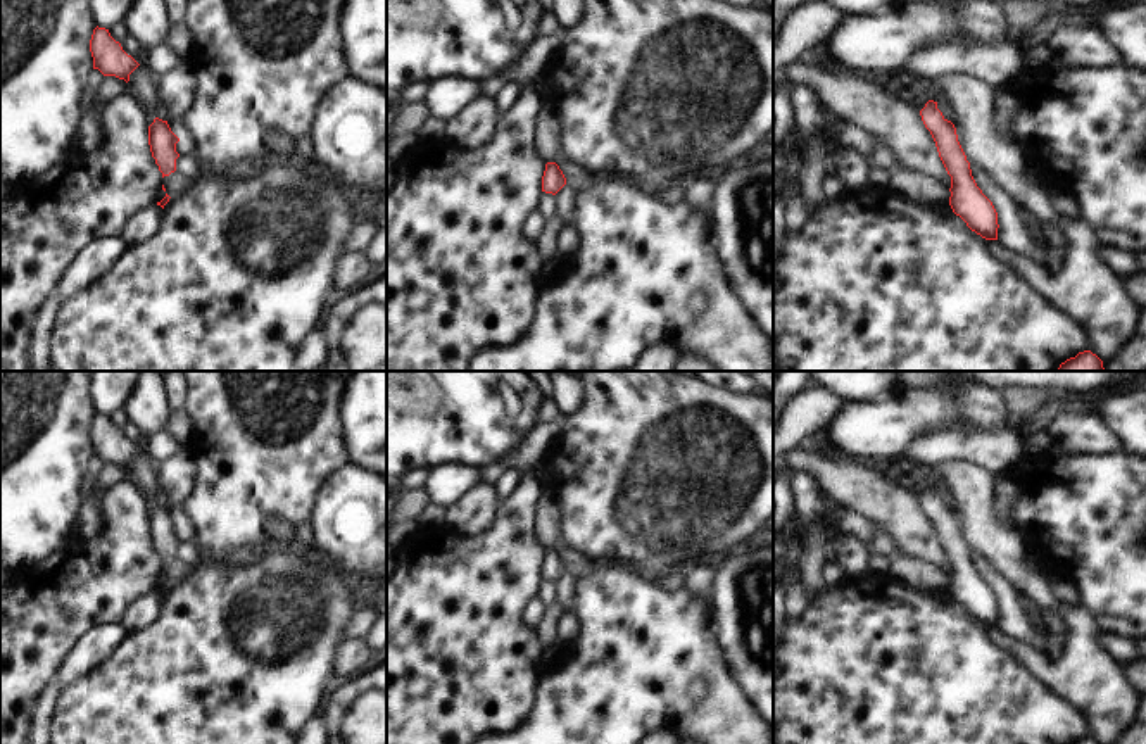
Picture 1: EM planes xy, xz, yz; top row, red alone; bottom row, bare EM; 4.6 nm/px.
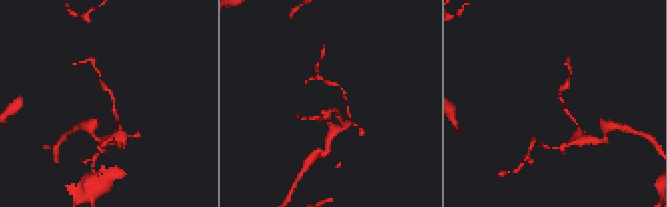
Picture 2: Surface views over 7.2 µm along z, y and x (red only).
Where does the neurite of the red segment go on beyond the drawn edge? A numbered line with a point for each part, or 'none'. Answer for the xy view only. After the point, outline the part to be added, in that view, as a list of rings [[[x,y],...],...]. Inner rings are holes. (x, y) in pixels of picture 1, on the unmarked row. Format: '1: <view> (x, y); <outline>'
none

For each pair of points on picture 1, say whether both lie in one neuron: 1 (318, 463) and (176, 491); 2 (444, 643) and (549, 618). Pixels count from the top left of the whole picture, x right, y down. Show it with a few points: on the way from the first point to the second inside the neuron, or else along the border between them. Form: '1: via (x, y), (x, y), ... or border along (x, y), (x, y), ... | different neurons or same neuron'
1: border along (187, 447), (195, 484), (182, 508), (183, 527) | different neurons
2: border along (535, 629), (546, 646) | different neurons

